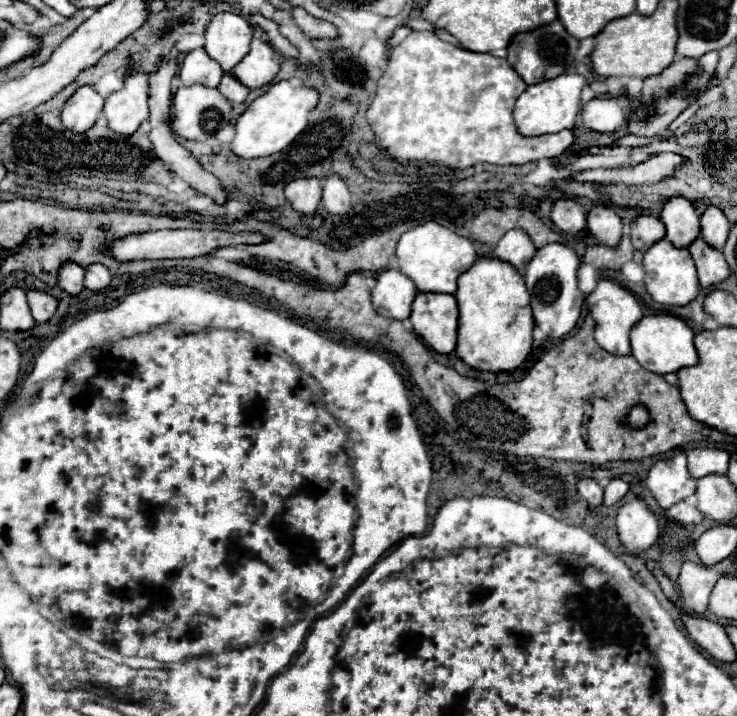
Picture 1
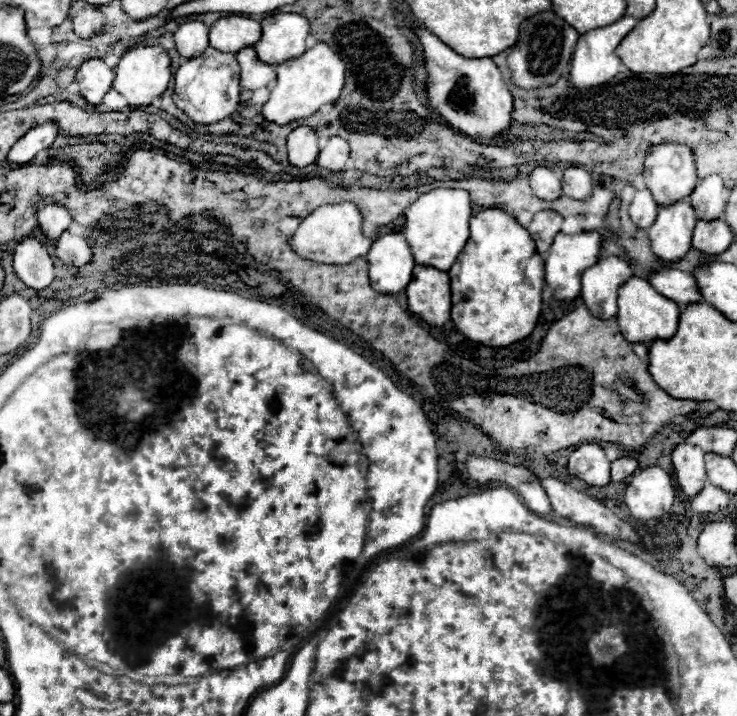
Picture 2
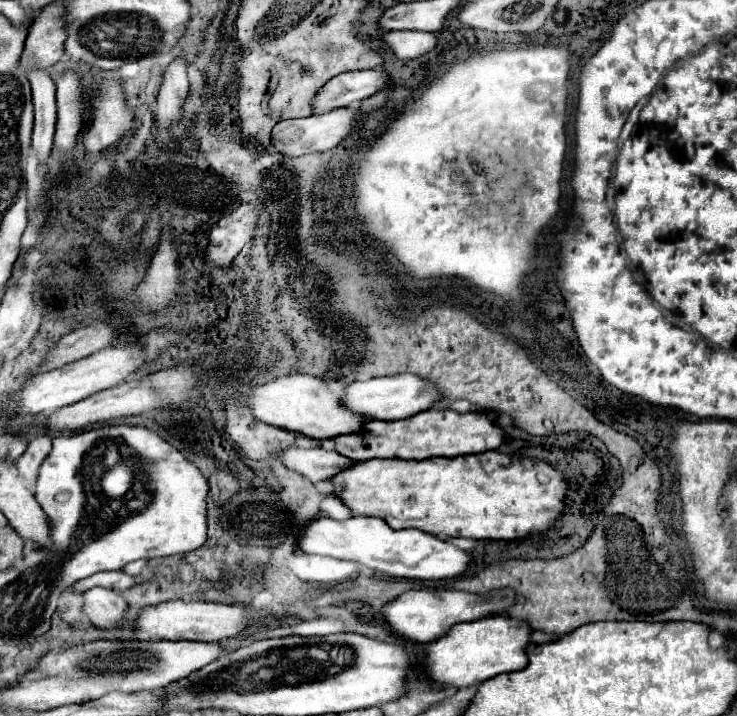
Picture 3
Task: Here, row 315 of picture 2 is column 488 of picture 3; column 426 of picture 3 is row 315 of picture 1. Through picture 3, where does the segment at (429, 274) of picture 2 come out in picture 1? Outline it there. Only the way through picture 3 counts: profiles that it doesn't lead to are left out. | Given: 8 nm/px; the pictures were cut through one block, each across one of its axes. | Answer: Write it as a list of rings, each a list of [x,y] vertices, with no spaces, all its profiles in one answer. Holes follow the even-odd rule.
[[[420,292],[412,302],[410,322],[414,324],[414,332],[422,336],[422,340],[436,350],[438,354],[450,354],[456,348],[458,338],[458,306],[452,294],[434,294],[434,292]]]

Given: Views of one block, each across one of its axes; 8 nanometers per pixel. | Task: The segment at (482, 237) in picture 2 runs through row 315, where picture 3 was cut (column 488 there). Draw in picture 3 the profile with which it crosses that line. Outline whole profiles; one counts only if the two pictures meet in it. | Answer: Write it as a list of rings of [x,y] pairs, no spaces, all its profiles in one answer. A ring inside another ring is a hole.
[[[482,452],[482,454],[472,454],[472,456],[460,456],[460,458],[426,458],[426,460],[400,460],[400,458],[392,458],[392,460],[368,460],[368,462],[356,462],[354,466],[350,466],[350,470],[338,474],[336,478],[330,480],[334,486],[334,494],[340,496],[344,500],[344,504],[358,516],[378,516],[382,520],[388,522],[390,528],[420,528],[422,532],[430,532],[438,538],[454,538],[454,536],[462,536],[462,538],[474,538],[474,540],[520,540],[532,534],[542,534],[550,528],[554,528],[554,524],[558,522],[558,518],[564,514],[564,500],[568,494],[568,480],[566,476],[556,470],[554,466],[550,466],[544,460],[538,458],[526,458],[526,456],[512,456],[512,454],[502,454],[502,452]]]

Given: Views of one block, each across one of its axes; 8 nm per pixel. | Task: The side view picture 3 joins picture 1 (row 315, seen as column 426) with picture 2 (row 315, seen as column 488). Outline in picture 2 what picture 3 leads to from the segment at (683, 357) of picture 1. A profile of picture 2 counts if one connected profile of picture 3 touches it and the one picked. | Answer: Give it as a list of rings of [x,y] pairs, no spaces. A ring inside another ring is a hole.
[[[630,276],[620,288],[618,288],[618,314],[616,320],[620,324],[620,332],[622,336],[626,336],[626,340],[630,340],[632,344],[642,342],[648,344],[656,338],[668,340],[674,336],[676,328],[678,328],[678,316],[680,316],[680,308],[674,300],[662,296],[660,292],[656,292],[648,280],[638,278],[638,276]]]

